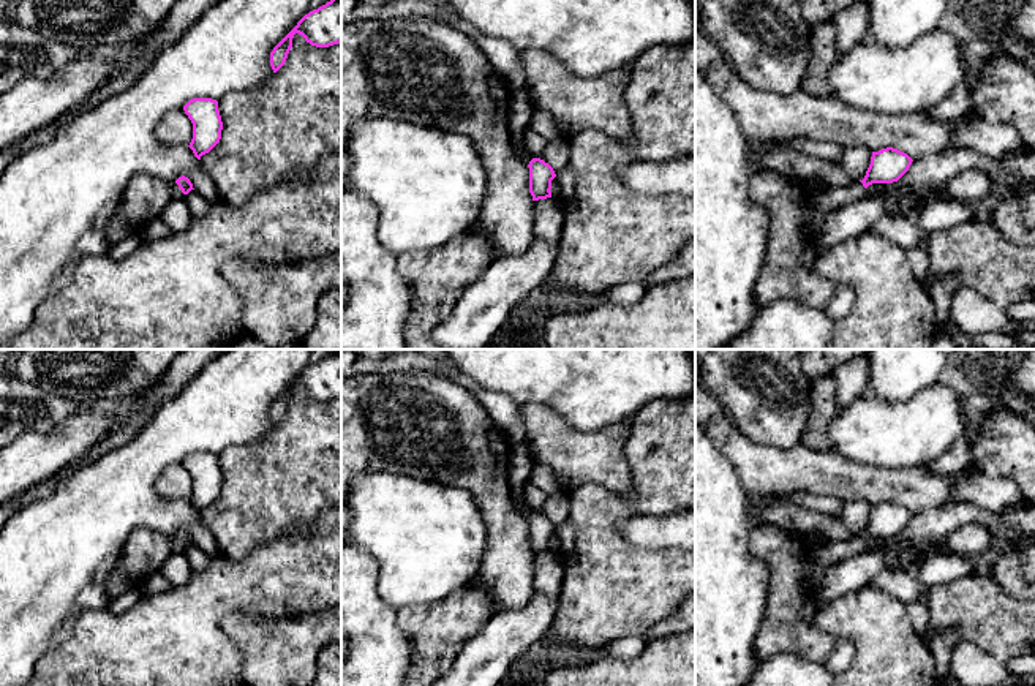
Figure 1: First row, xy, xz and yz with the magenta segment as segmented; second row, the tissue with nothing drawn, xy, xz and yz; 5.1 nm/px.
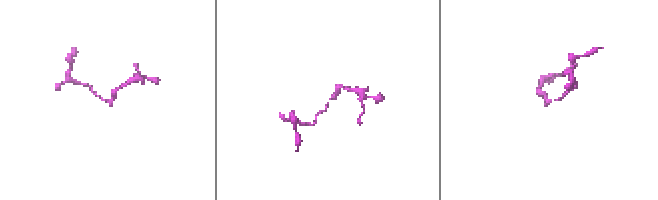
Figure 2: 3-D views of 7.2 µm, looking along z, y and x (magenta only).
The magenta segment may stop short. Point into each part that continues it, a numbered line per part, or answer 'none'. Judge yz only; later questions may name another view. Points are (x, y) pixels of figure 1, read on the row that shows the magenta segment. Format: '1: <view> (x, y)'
1: yz (822, 203)

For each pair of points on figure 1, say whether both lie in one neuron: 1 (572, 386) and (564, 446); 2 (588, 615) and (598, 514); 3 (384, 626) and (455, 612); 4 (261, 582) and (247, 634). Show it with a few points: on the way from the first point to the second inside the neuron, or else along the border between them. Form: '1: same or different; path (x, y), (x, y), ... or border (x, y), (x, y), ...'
1: different; border (536, 403), (545, 405), (575, 429), (604, 427)
2: same; path (594, 590), (594, 539)
3: different; border (397, 610), (397, 626), (408, 642), (410, 658)
4: different; border (289, 615), (252, 617), (231, 612), (222, 626)

